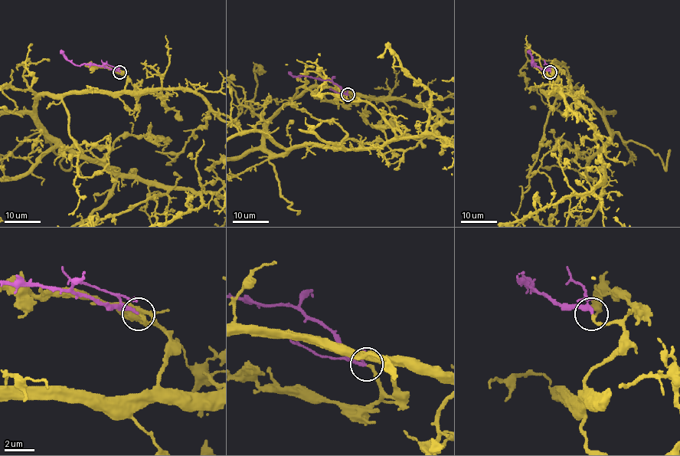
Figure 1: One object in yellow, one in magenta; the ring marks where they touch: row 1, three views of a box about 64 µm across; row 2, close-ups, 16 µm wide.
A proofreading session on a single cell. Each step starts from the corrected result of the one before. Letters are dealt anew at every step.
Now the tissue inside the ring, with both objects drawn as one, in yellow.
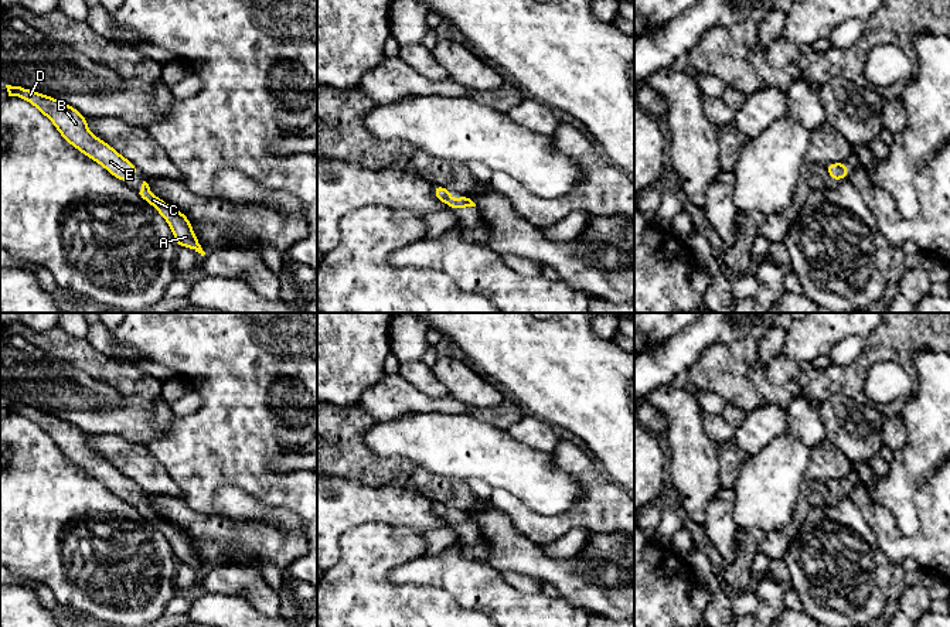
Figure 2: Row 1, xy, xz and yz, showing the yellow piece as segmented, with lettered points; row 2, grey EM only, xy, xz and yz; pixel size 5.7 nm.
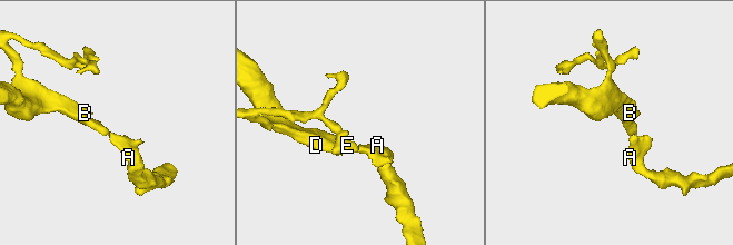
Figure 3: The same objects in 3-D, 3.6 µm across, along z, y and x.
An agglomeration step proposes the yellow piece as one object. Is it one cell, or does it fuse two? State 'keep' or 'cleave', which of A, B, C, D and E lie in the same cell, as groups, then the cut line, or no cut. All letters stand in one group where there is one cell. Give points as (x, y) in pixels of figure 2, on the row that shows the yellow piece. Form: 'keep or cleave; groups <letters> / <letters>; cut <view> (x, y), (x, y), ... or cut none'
keep; groups A B C D E; cut none

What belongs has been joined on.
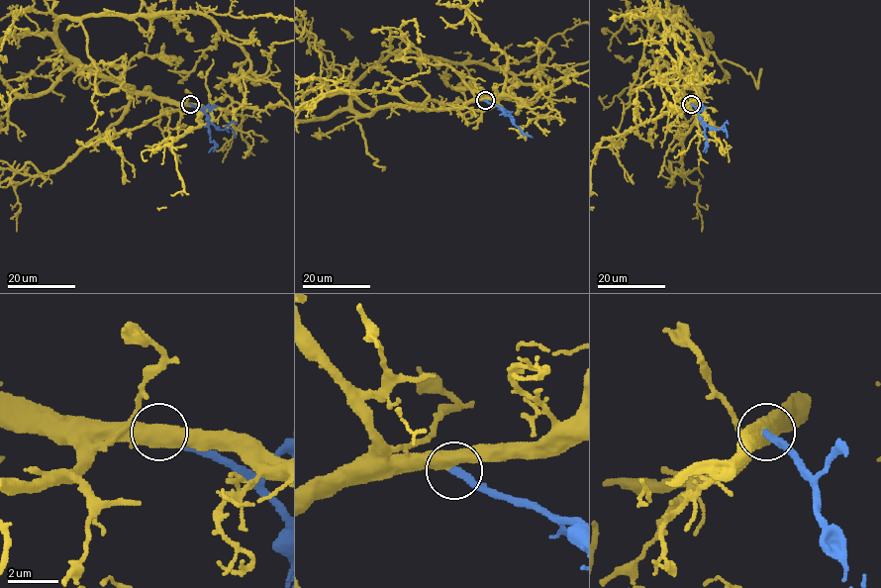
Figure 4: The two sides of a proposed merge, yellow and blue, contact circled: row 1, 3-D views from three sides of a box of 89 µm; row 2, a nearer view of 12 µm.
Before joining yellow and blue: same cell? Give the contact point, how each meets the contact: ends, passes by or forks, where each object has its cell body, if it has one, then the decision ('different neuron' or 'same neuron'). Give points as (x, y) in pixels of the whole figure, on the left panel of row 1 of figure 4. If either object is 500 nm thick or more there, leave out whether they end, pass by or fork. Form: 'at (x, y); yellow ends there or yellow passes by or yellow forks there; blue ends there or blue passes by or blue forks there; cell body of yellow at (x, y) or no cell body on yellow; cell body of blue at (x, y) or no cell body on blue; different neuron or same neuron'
at (190, 104); no cell body on yellow; no cell body on blue; same neuron

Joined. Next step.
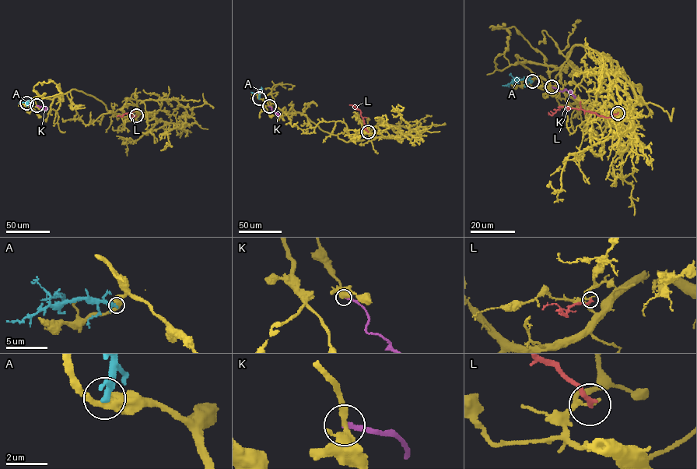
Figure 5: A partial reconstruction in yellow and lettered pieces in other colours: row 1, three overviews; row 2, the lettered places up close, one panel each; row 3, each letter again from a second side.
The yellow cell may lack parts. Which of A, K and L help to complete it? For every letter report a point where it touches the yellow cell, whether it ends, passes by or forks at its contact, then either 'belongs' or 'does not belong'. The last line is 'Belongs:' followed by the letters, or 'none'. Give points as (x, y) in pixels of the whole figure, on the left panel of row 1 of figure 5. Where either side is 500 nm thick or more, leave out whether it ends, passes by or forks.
A: contact (26, 103); it passes by; does not belong
K: contact (36, 105); it ends; does not belong
L: contact (136, 115); it ends; does not belong
Belongs: none

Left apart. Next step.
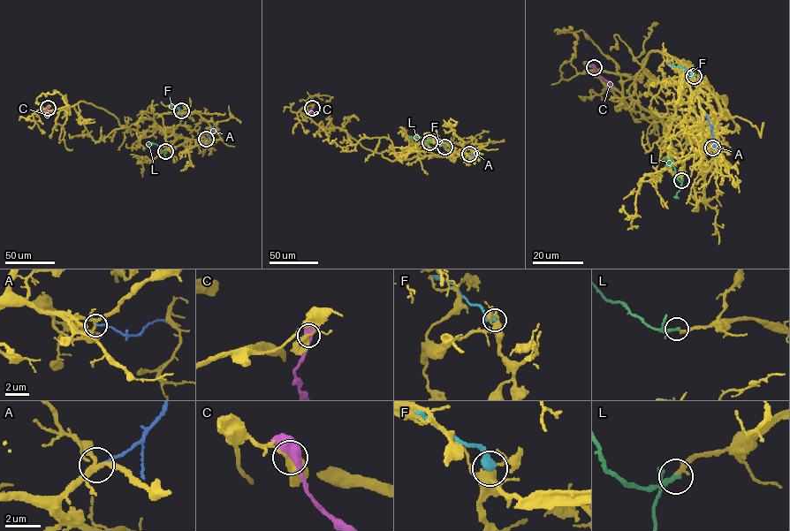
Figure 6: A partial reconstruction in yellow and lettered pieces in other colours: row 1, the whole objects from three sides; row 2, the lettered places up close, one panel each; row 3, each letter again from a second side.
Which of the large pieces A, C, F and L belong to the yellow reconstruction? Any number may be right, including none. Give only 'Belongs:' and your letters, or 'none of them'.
Belongs: L

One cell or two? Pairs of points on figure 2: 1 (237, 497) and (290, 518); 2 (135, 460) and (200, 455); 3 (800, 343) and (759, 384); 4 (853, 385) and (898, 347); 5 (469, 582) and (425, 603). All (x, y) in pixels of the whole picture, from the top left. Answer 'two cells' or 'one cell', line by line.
1: one cell
2: two cells
3: two cells
4: one cell
5: two cells

